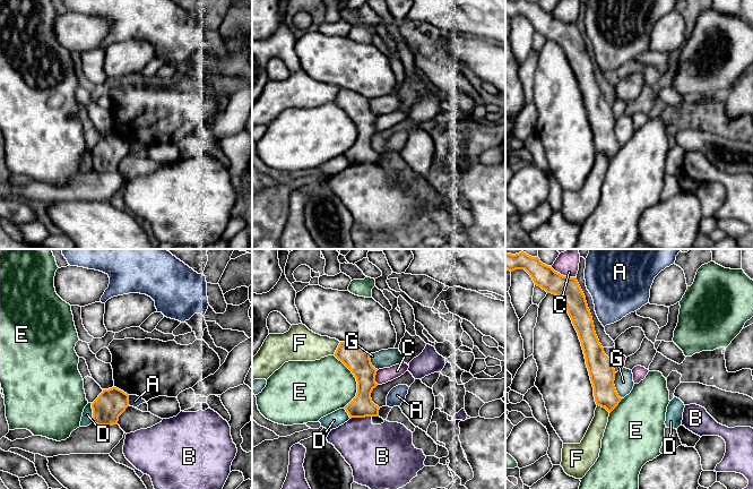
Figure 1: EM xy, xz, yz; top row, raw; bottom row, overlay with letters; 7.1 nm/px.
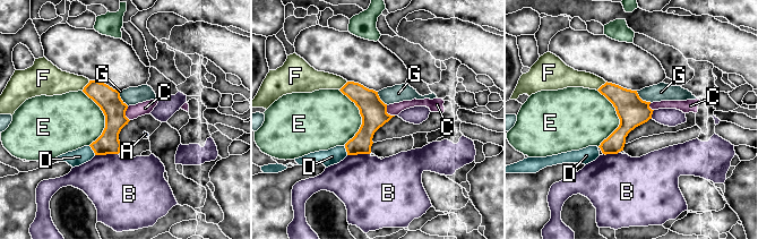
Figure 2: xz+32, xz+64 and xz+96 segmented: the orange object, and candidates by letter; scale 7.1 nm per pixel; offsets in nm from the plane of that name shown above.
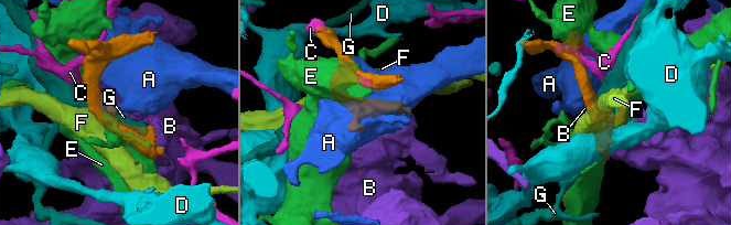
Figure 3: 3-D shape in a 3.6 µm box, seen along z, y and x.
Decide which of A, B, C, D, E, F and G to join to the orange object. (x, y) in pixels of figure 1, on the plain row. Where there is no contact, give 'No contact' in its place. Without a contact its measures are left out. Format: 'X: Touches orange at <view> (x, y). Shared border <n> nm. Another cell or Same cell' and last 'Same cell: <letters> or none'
A: Touches orange at xy (128, 146). Shared border 70 nm. Another cell
B: Touches orange at xz (361, 163). Shared border 150 nm. Another cell
C: Touches orange at yz (562, 22). Shared border 200 nm. Another cell
D: Touches orange at xy (93, 159). Shared border 140 nm. Another cell
E: Touches orange at xz (356, 127). Shared border 400 nm. Another cell
F: Touches orange at xz (337, 95). Shared border 110 nm. Another cell
G: Touches orange at yz (614, 133). Shared border 200 nm. Another cell
Same cell: none

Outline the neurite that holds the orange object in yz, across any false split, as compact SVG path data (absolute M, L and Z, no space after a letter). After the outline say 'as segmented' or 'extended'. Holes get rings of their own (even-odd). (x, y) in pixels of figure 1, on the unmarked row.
M505 0L505 16L525 16L535 32L562 46L581 88L595 148L611 160L622 146L614 131L616 119L596 82L592 63L577 24L563 23L543 10L538 3L527 0Z | as segmented

